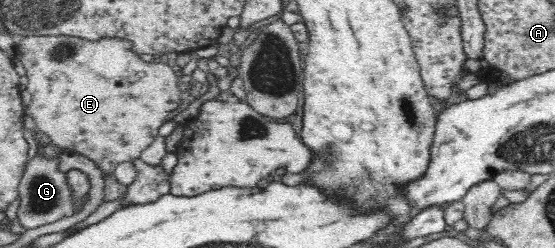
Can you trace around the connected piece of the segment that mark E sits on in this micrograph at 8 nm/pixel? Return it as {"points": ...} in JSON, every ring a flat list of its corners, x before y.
{"points":[[29,35,18,38,17,57,28,77,27,91,32,96,24,113,32,116,37,130,63,151,86,155,106,175,114,174,119,163,139,159,160,135,161,125,180,103,180,92,171,66,163,59,146,62,134,52,128,39,88,40,71,35]]}

